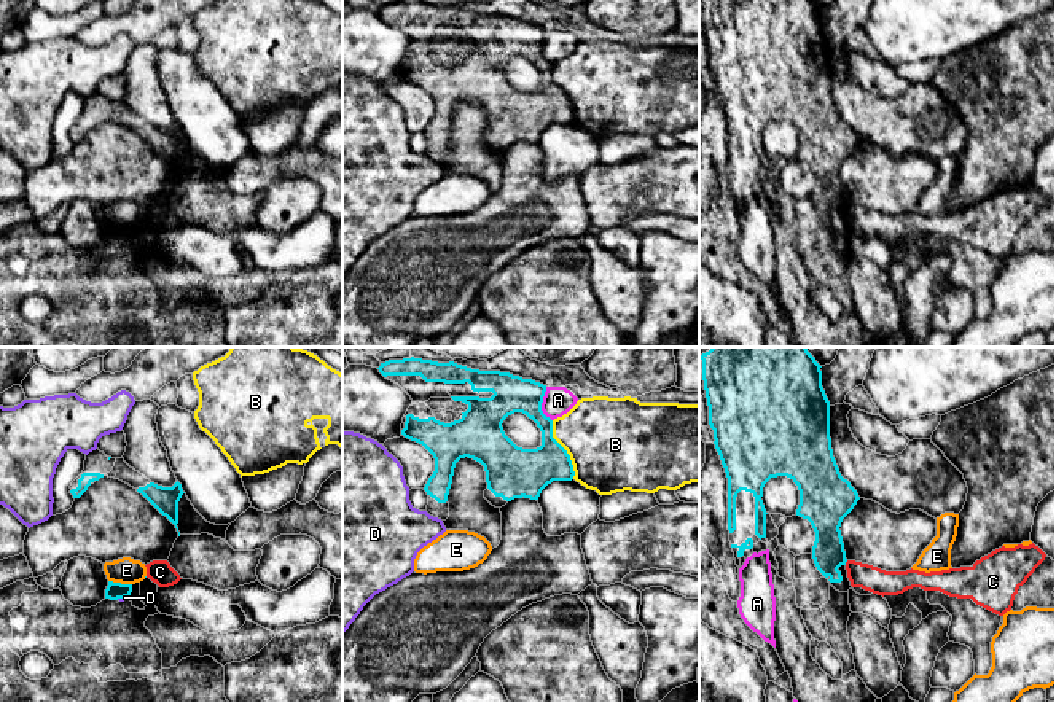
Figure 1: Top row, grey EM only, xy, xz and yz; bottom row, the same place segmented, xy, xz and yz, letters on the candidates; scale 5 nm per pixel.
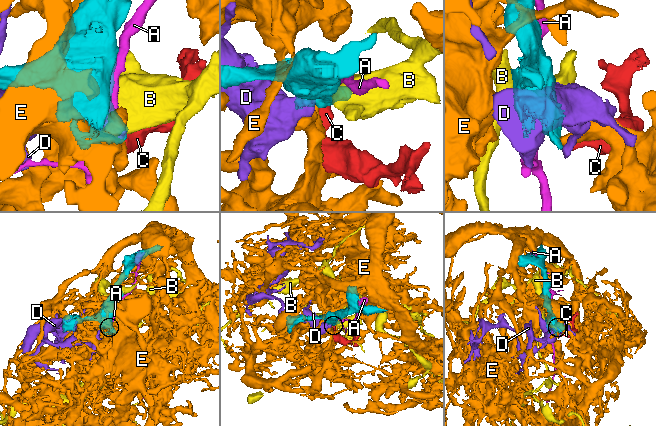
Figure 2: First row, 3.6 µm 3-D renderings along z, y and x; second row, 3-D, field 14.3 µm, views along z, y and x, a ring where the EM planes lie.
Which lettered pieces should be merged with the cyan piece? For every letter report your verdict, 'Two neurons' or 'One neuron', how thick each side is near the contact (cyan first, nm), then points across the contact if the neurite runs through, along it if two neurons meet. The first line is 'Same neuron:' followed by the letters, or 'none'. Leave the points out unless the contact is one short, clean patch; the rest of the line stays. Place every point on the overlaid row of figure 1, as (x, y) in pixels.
Same neuron: none
A: Two neurons. Thickness 190 nm (cyan) against 140 nm
B: Two neurons. Thickness 240 nm (cyan) against 460 nm
C: Two neurons. Thickness 170 nm (cyan) against 130 nm. Boundary: yz (848, 561), (844, 564)
D: Two neurons. Thickness 90 nm (cyan) against 20 nm
E: Two neurons. Thickness 90 nm (cyan) against 140 nm

